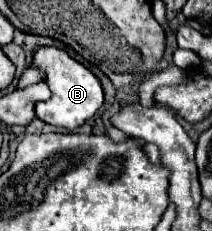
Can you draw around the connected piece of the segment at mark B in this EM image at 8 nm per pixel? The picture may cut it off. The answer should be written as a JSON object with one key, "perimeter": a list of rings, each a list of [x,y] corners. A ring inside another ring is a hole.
{"perimeter":[[[40,46],[32,56],[32,66],[38,66],[44,72],[44,82],[52,92],[50,100],[36,104],[36,116],[40,120],[62,128],[78,128],[102,108],[104,90],[100,80],[92,70],[68,56],[68,52],[56,46]]]}

